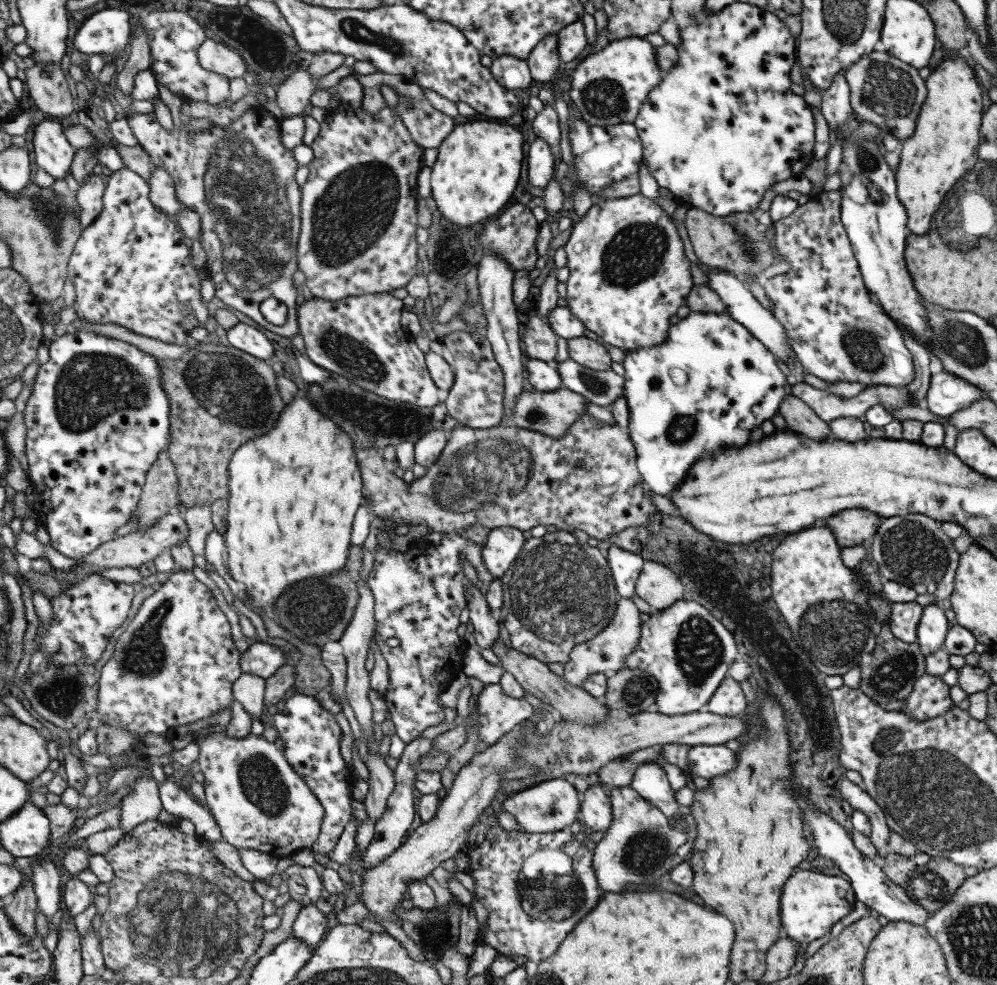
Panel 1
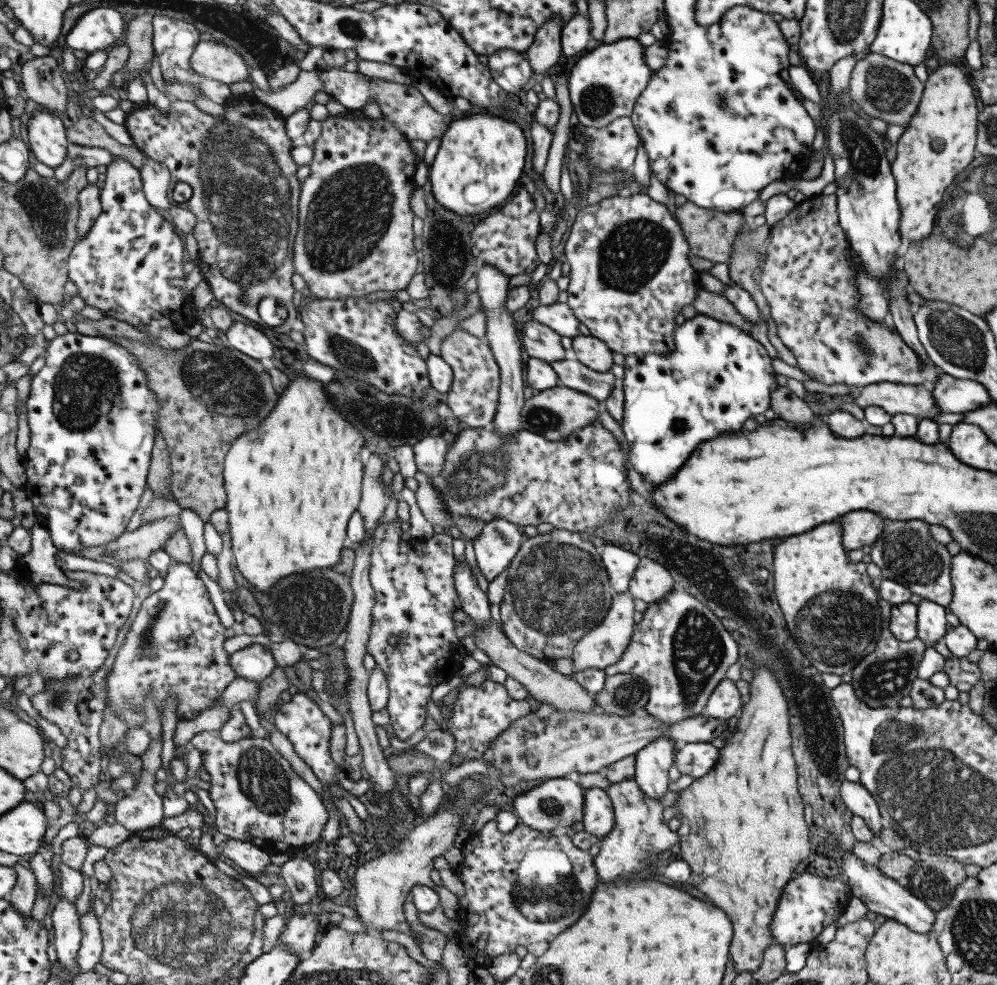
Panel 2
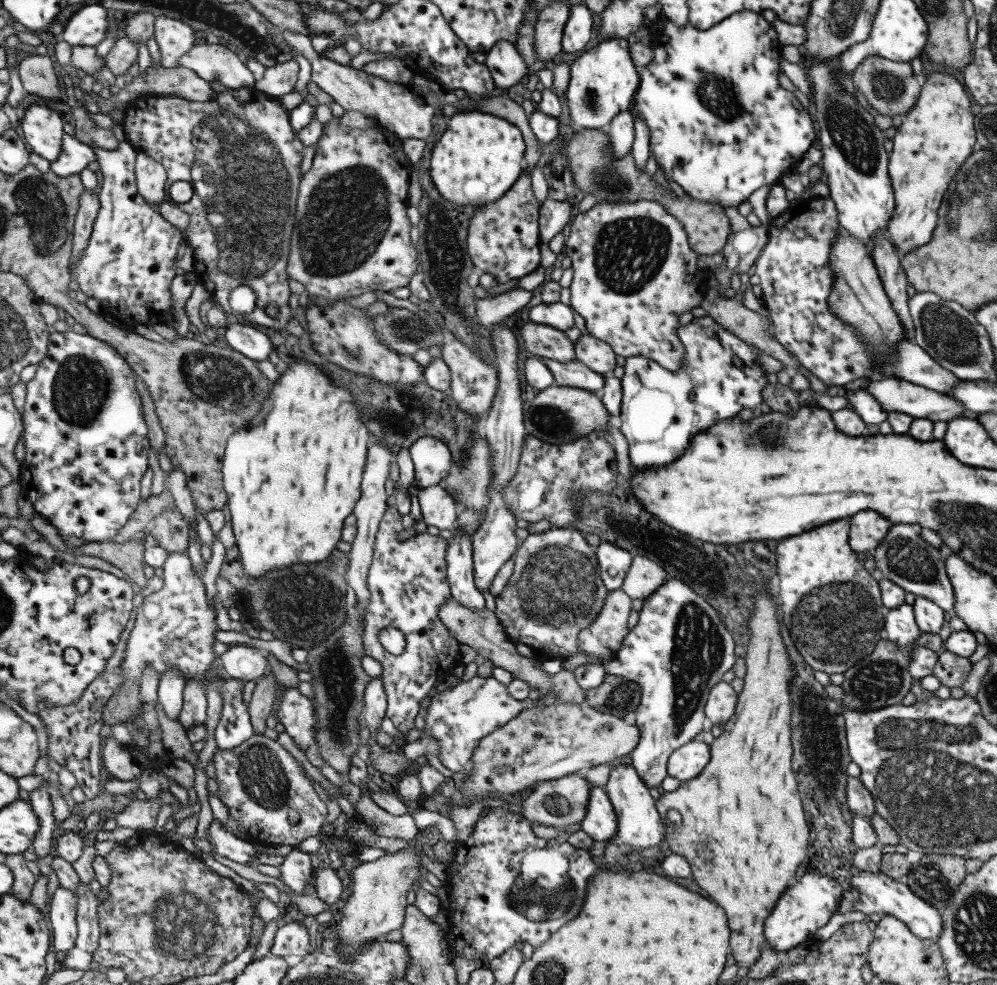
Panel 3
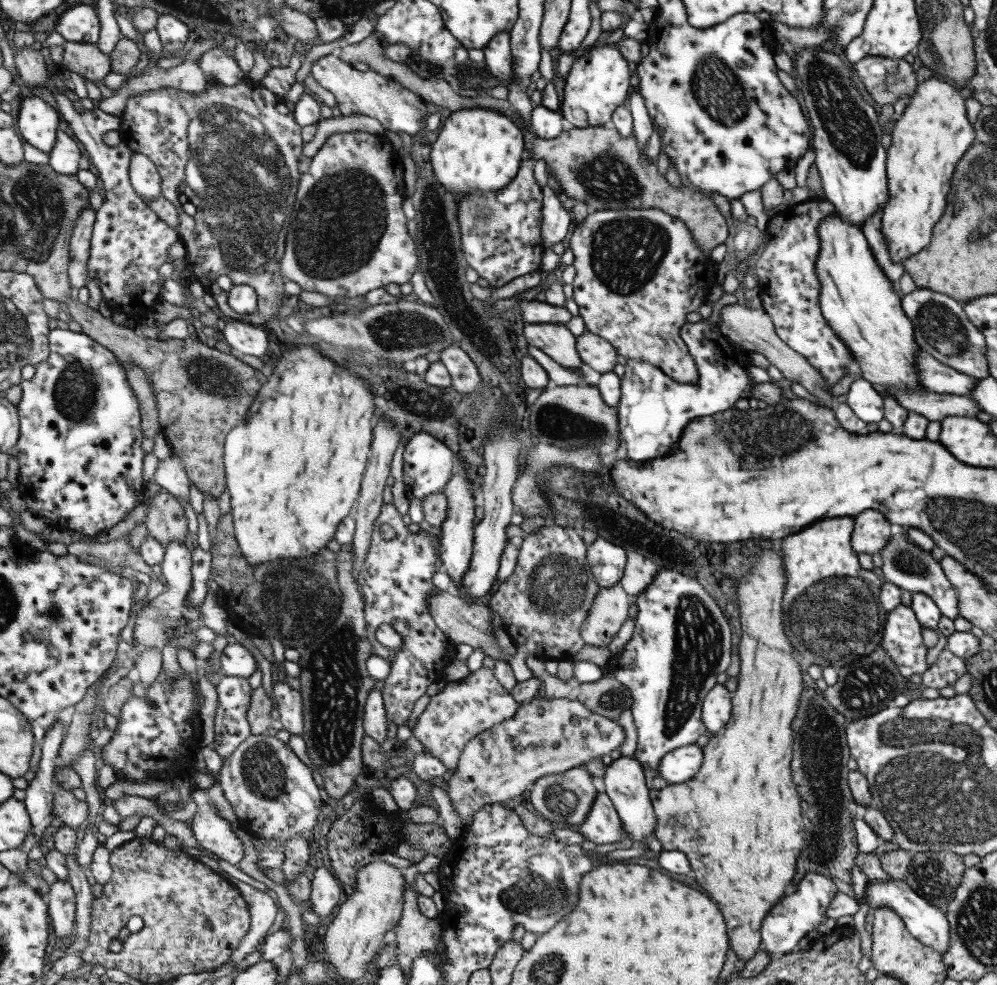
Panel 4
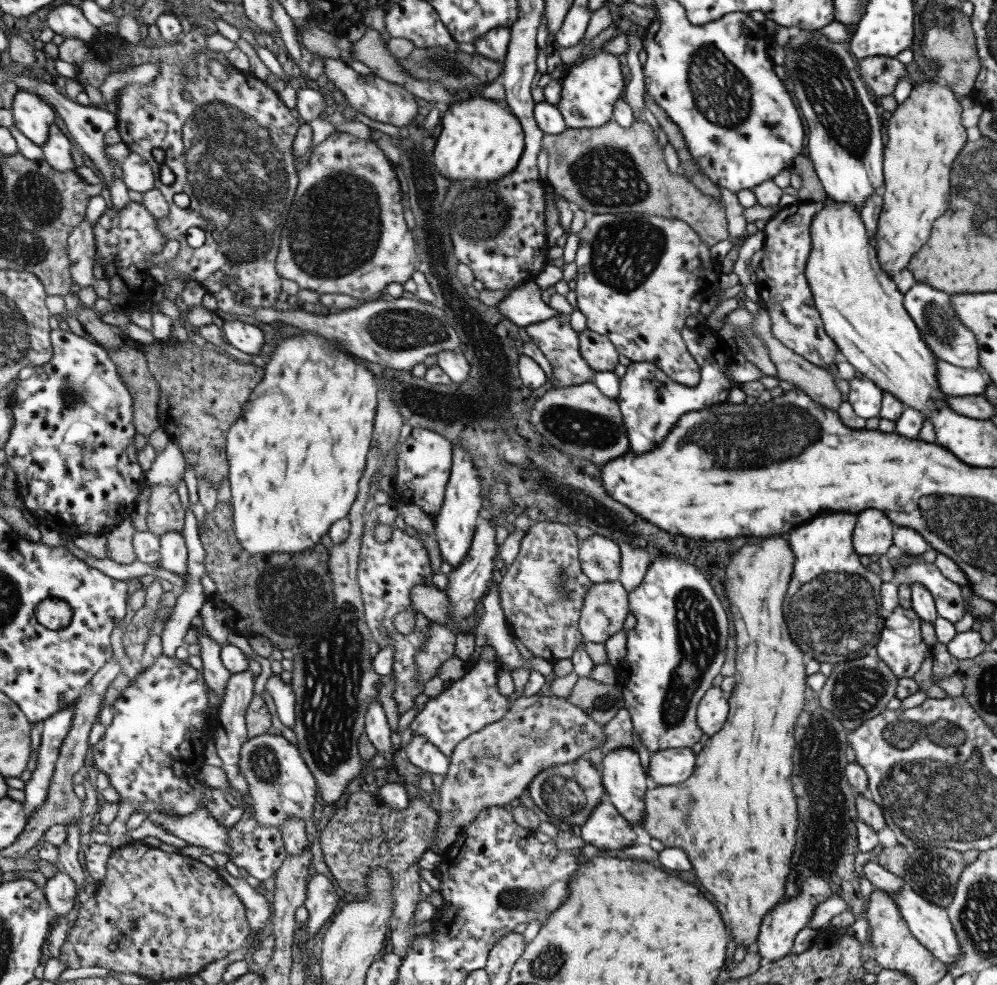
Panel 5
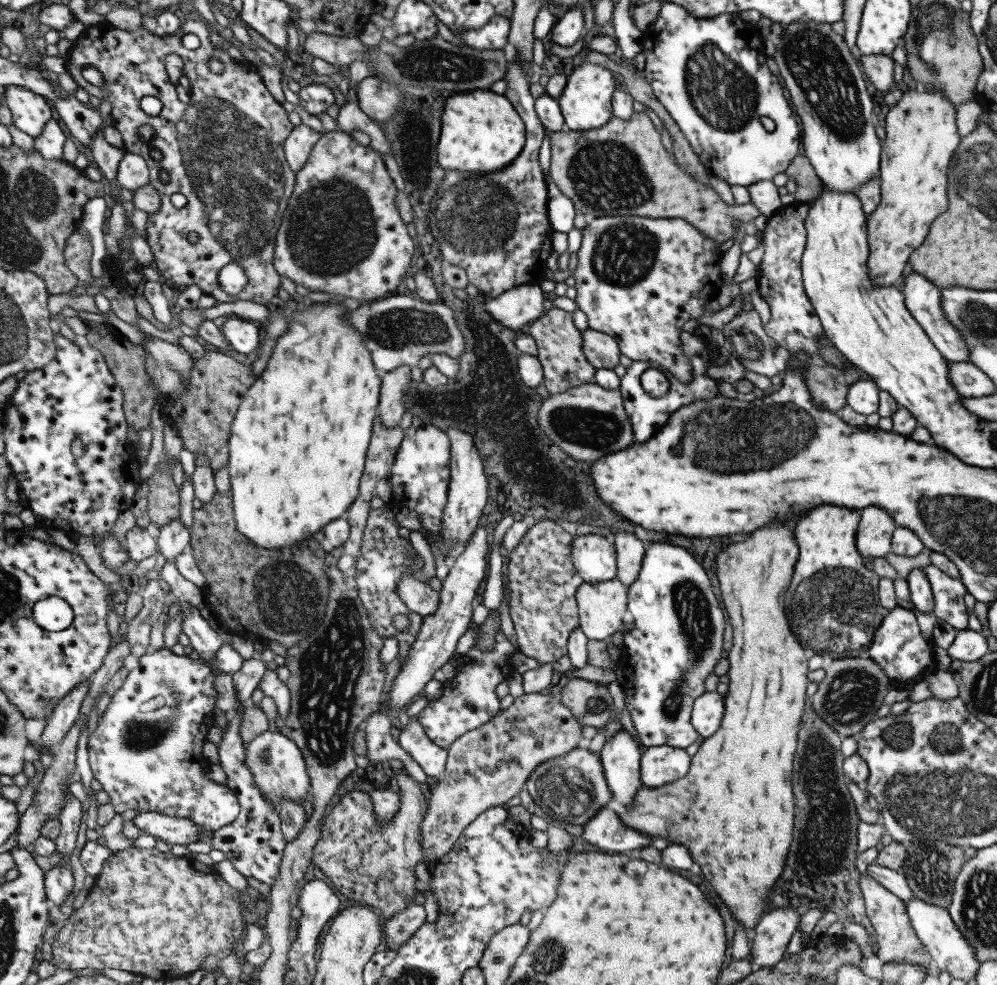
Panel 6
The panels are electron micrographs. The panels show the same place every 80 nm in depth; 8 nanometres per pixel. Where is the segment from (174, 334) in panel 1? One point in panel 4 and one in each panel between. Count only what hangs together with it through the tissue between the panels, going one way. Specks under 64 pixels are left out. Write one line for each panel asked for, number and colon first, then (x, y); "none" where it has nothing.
2: (123, 267)
3: (128, 266)
4: (130, 242)

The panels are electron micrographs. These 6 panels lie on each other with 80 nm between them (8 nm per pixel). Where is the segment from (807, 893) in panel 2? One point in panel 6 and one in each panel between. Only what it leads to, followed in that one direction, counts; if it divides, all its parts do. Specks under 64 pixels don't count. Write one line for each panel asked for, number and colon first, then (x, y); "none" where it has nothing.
3: (803, 907)
4: (788, 920)
5: (777, 928)
6: (768, 938)

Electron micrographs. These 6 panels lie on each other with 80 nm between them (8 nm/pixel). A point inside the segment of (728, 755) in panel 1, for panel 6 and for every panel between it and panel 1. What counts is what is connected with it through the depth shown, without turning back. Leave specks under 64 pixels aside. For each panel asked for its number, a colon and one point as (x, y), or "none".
2: (695, 759)
3: (686, 762)
4: (678, 765)
5: (667, 767)
6: (658, 765)

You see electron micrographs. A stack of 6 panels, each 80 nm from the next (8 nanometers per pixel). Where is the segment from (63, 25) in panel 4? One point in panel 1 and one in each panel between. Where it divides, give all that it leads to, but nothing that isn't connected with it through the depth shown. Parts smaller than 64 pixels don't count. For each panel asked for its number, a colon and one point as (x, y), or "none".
1: (108, 32)
2: (100, 29)
3: (88, 27)

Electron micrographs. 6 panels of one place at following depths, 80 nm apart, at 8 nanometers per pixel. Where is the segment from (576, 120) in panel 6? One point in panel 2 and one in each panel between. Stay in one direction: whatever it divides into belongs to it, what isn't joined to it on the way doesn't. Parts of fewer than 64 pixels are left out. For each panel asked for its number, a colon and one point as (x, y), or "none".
2: (602, 86)
3: (602, 80)
4: (598, 81)
5: (588, 90)

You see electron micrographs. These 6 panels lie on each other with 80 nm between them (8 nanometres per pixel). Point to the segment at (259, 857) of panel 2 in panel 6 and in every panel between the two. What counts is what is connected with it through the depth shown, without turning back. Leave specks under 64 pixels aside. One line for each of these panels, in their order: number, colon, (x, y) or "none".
3: (226, 844)
4: (212, 832)
5: (202, 829)
6: (172, 830)

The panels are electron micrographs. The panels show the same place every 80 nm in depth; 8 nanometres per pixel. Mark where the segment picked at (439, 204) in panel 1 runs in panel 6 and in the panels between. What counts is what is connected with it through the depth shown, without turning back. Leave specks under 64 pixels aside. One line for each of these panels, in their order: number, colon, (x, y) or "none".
2: (479, 160)
3: (478, 157)
4: (478, 148)
5: (480, 139)
6: (480, 132)

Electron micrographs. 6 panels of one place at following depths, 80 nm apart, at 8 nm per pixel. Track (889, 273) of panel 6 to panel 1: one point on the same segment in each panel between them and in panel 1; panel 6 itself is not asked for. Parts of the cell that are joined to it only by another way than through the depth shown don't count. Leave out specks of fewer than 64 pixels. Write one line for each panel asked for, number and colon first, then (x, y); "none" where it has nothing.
1: (943, 147)
2: (939, 141)
3: (936, 135)
4: (932, 133)
5: (924, 134)

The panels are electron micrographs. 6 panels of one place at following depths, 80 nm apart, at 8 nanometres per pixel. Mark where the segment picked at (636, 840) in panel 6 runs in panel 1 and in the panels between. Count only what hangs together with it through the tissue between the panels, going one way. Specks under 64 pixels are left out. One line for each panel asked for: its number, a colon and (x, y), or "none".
1: (595, 809)
2: (598, 818)
3: (599, 823)
4: (602, 825)
5: (605, 828)

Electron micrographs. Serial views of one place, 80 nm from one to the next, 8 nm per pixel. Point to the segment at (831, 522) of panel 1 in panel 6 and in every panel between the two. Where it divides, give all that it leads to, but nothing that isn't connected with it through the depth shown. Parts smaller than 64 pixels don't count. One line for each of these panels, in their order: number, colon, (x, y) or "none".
2: (859, 528)
3: (867, 529)
4: (871, 531)
5: (872, 533)
6: (872, 537)

